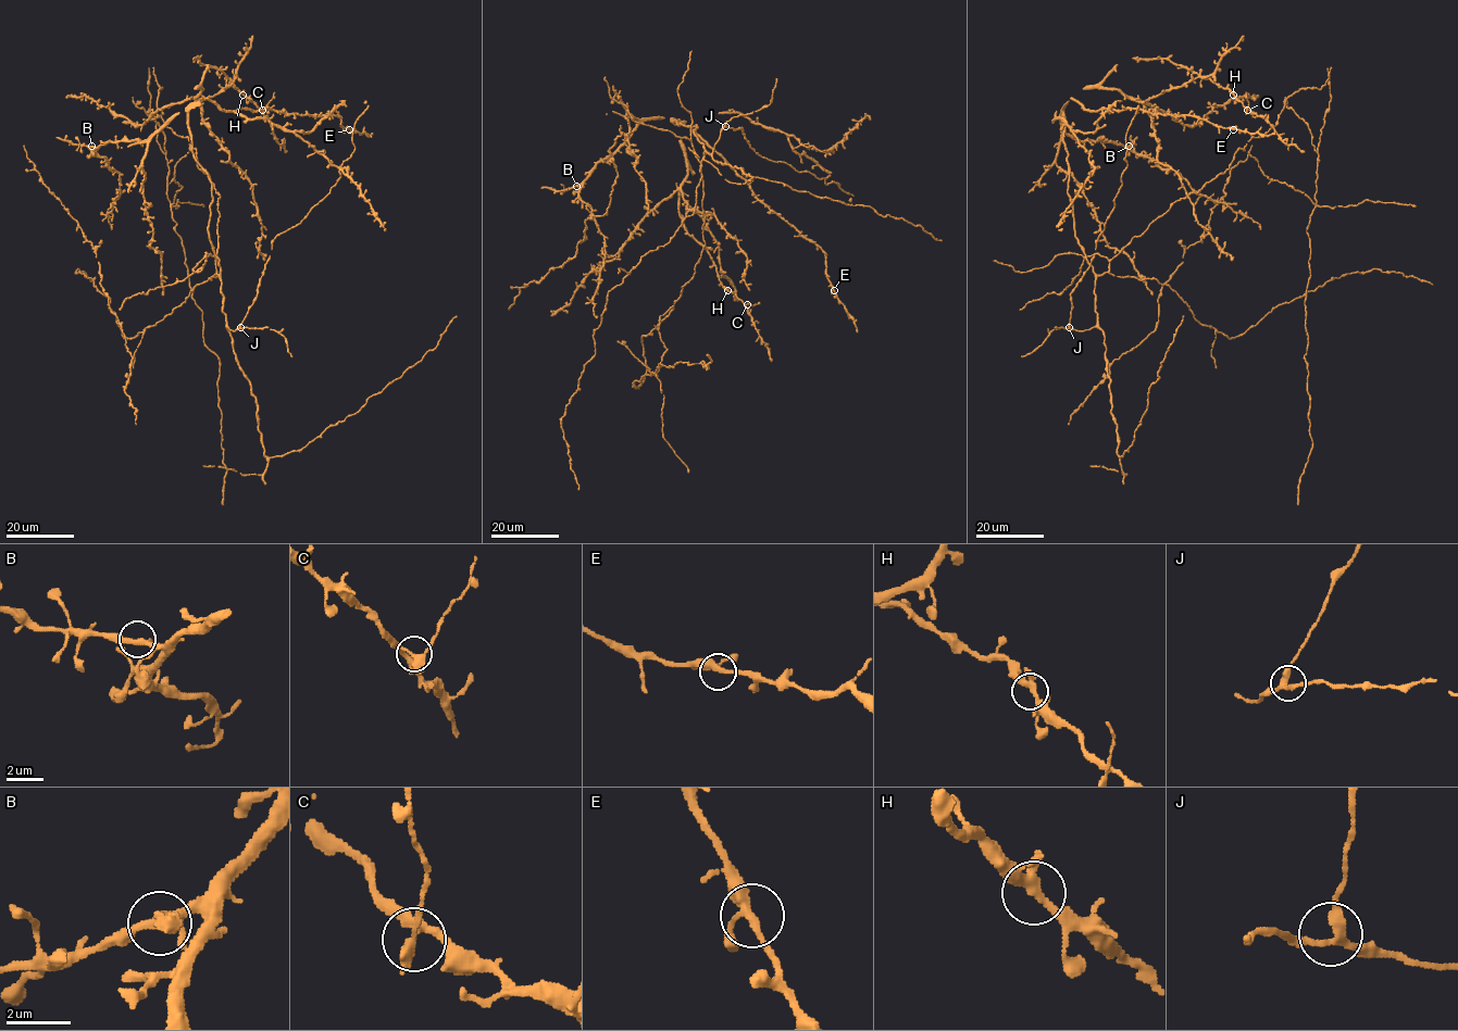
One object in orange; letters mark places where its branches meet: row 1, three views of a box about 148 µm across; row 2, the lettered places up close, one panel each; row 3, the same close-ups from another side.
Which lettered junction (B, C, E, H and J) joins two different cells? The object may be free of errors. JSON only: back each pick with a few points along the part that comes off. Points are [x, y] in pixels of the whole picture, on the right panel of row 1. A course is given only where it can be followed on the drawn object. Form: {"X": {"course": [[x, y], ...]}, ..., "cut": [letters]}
{"C": {"course": [[1247, 111], [1246, 92]]}, "cut": ["C"]}

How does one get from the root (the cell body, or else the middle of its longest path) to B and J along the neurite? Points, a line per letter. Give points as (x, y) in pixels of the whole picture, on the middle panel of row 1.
B: (702, 226), (700, 166), (705, 149), (693, 133), (696, 125), (645, 117), (630, 137), (576, 186)
J: (702, 226), (701, 160), (706, 152), (712, 152), (725, 126)

